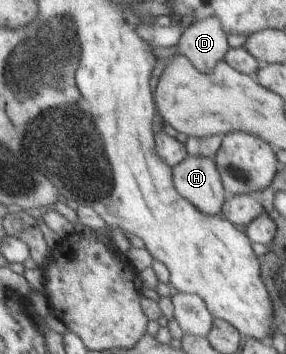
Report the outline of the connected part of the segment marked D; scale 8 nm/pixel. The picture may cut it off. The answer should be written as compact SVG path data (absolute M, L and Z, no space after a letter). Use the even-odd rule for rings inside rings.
M215 16L188 23L182 31L178 48L201 74L211 74L230 49L227 34Z

